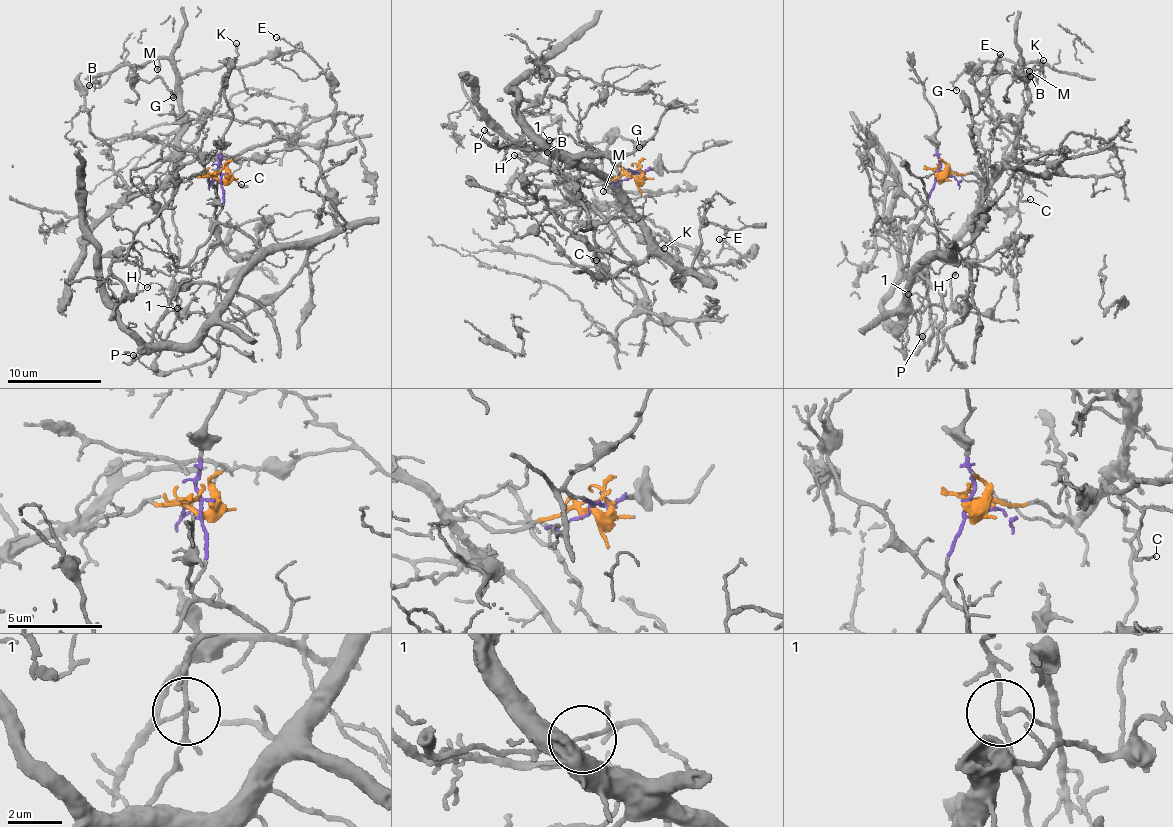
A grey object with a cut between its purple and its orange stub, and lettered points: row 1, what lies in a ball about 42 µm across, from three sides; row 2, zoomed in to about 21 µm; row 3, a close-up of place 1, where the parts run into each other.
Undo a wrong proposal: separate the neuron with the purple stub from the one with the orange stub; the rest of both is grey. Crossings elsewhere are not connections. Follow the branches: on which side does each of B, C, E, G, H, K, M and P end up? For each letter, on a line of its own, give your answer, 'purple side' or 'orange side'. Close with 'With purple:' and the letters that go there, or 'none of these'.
B: orange side
C: orange side
E: purple side
G: orange side
H: purple side
K: orange side
M: orange side
P: purple side
With purple: E, H, P

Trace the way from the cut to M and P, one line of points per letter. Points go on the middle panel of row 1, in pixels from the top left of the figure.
M: (630, 176), (618, 174), (596, 185), (572, 179), (568, 185), (592, 206), (620, 201), (614, 186), (602, 192)
P: (630, 176), (632, 170), (623, 170), (573, 137), (562, 136), (533, 145), (499, 145), (484, 129)

